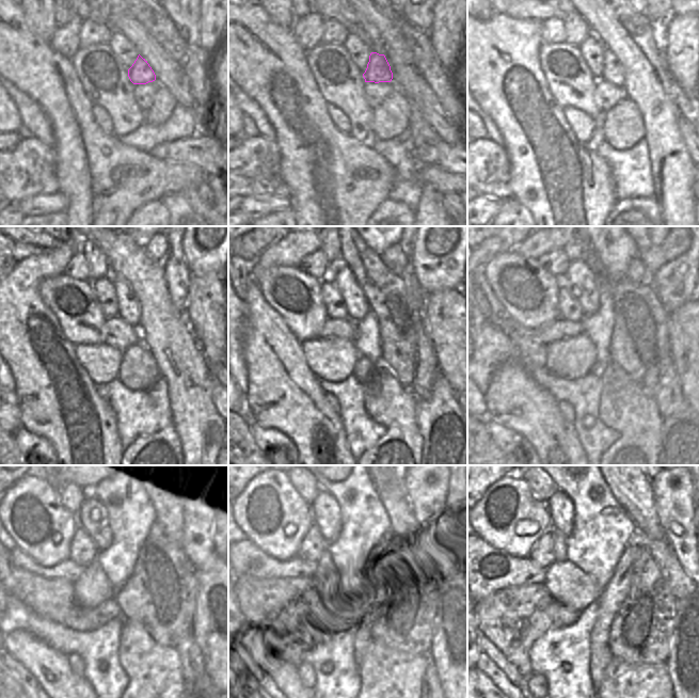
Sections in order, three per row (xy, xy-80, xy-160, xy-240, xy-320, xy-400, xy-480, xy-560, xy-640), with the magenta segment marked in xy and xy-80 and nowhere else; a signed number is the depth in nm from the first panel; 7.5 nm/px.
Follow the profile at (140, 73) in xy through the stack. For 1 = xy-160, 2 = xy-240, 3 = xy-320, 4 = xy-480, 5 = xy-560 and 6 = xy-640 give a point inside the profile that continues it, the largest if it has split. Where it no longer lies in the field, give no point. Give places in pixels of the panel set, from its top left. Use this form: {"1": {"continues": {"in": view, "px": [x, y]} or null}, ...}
{"1": {"continues": {"in": "xy-160", "px": [613, 72]}}, "2": {"continues": {"in": "xy-240", "px": [128, 310]}}, "3": {"continues": {"in": "xy-320", "px": [356, 304]}}, "4": {"continues": {"in": "xy-480", "px": [94, 517]}}, "5": {"continues": {"in": "xy-560", "px": [326, 513]}}, "6": {"continues": {"in": "xy-640", "px": [560, 507]}}}

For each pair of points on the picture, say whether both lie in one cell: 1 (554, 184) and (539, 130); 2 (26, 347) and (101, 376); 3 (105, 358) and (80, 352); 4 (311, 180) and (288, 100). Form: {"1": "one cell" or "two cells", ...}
{"1": "one cell", "2": "two cells", "3": "one cell", "4": "one cell"}

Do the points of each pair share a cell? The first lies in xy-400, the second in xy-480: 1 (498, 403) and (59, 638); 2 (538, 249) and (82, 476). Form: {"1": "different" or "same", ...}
{"1": "different", "2": "same"}

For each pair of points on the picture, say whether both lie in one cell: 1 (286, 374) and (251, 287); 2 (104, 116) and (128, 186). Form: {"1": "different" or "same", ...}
{"1": "same", "2": "different"}

